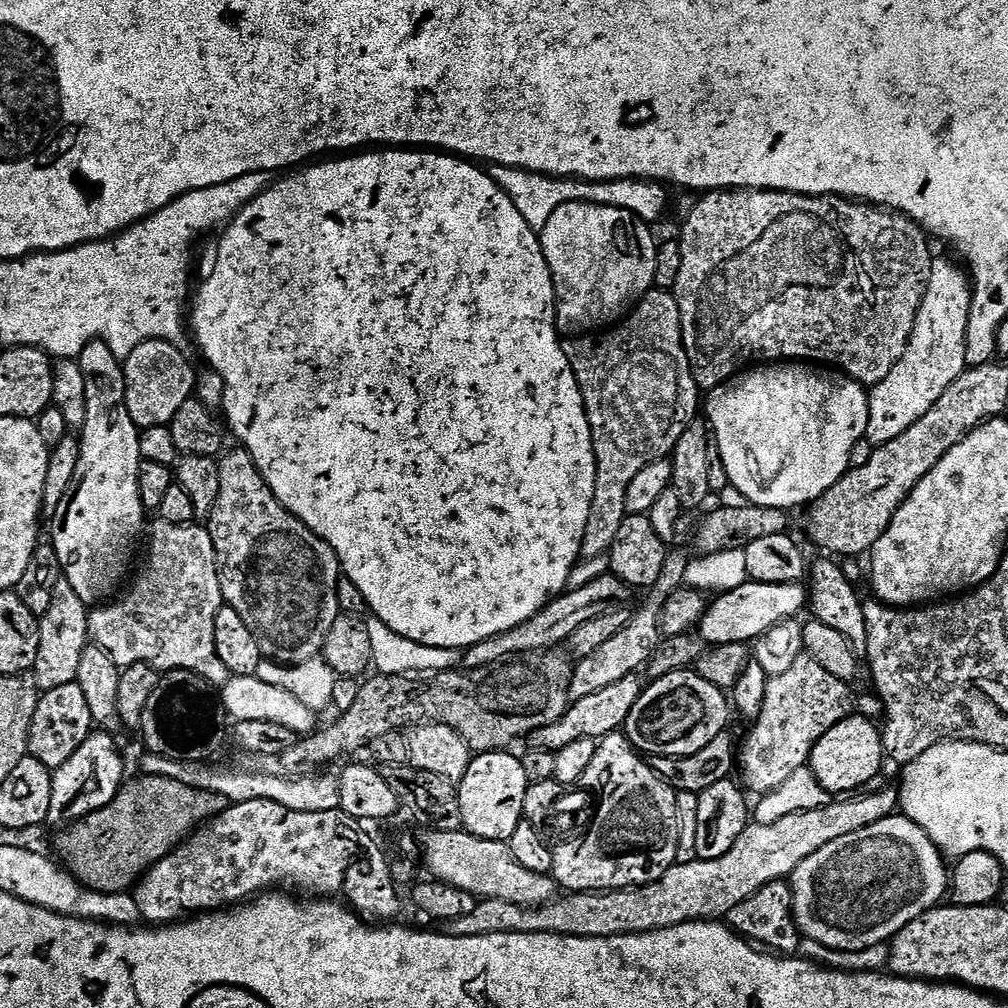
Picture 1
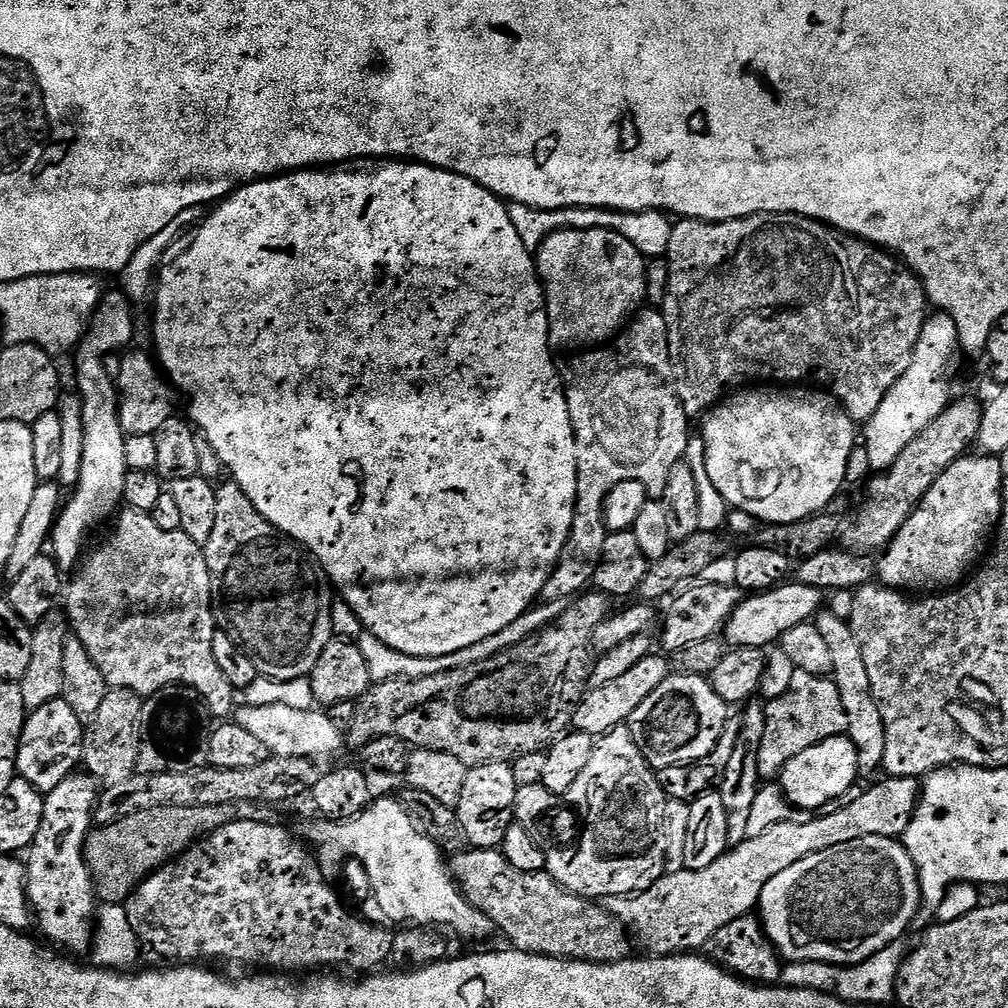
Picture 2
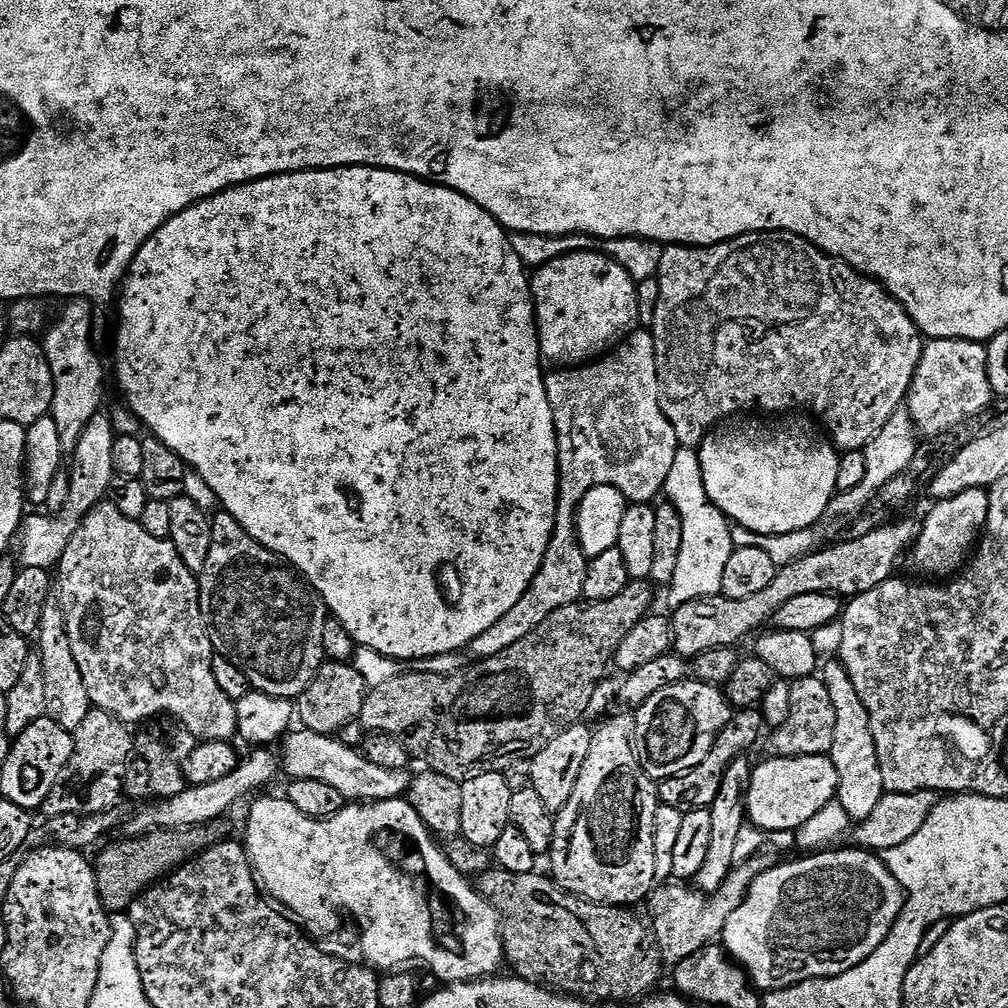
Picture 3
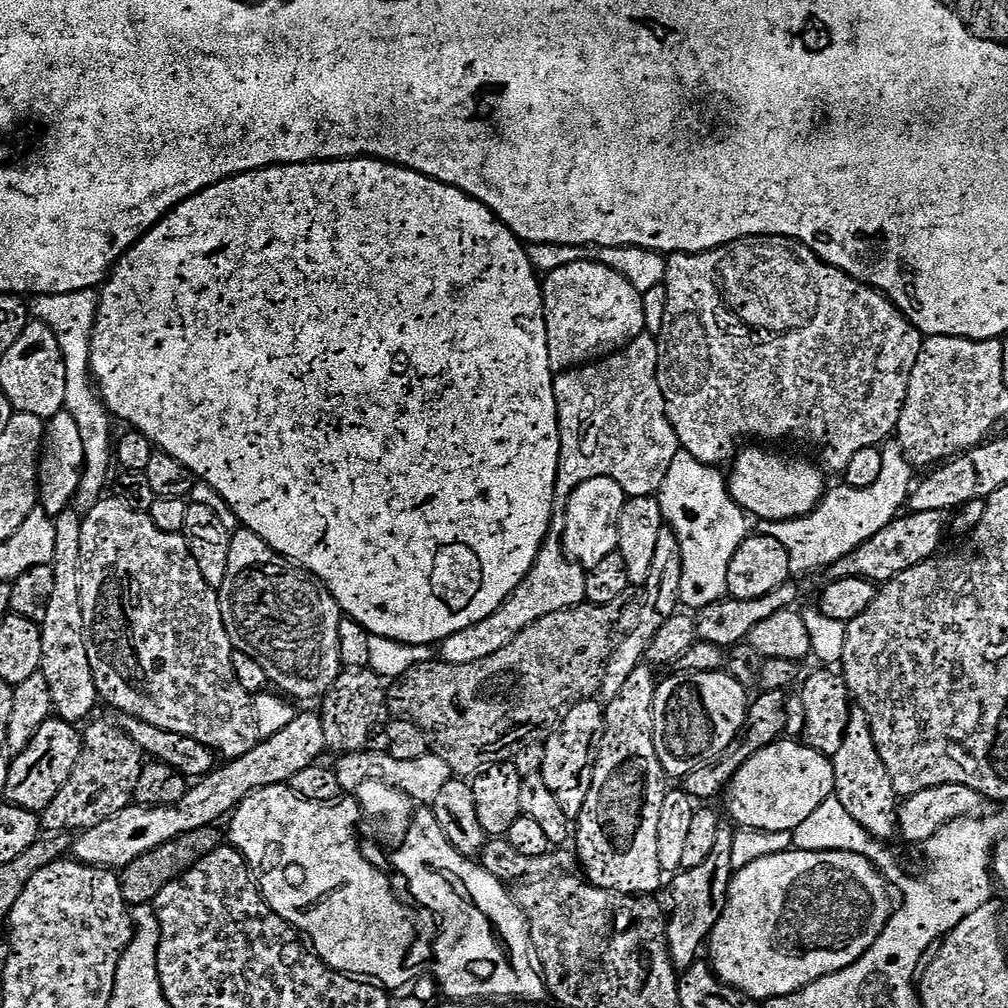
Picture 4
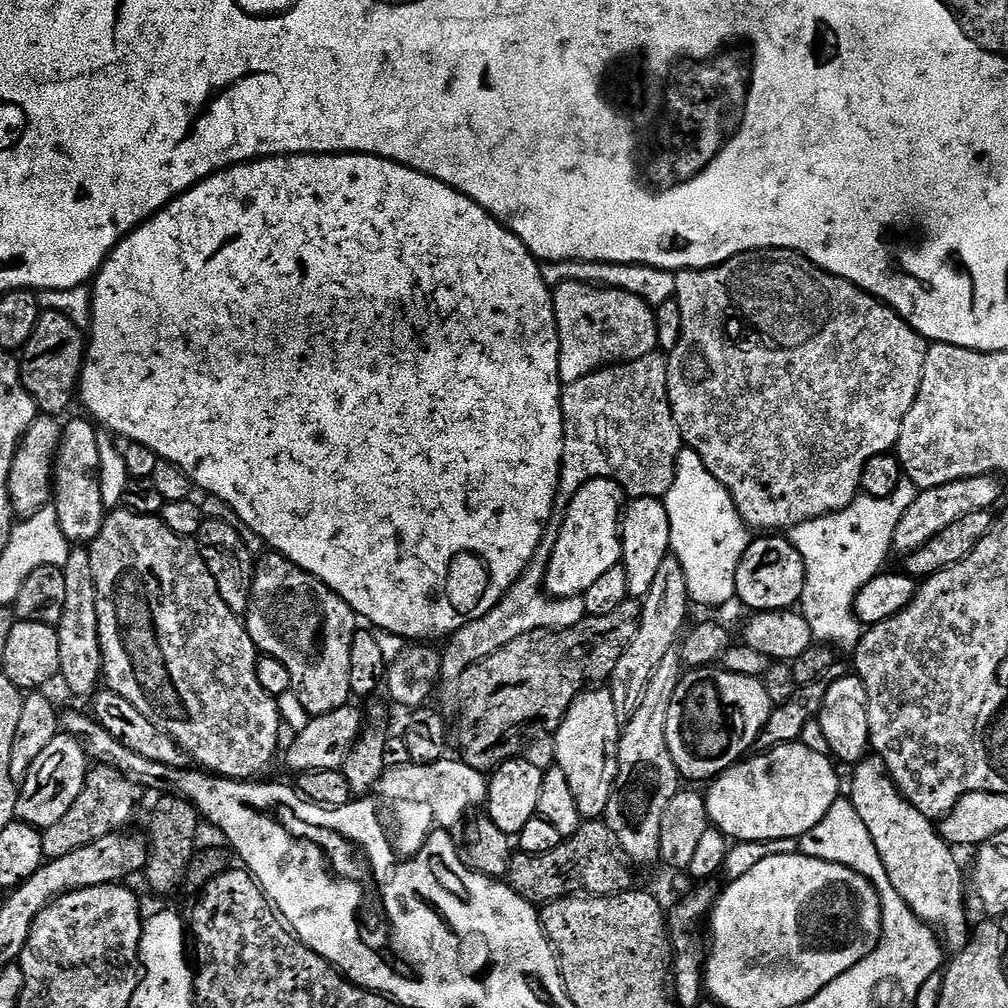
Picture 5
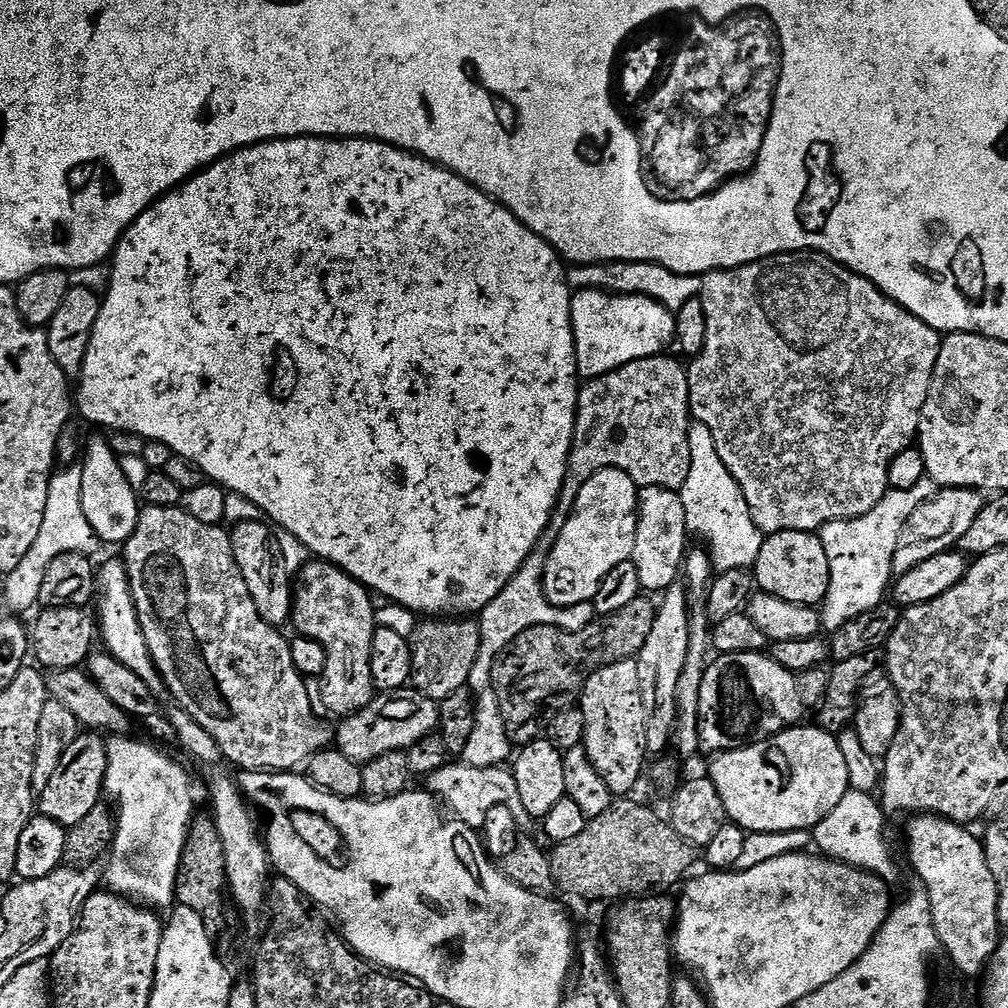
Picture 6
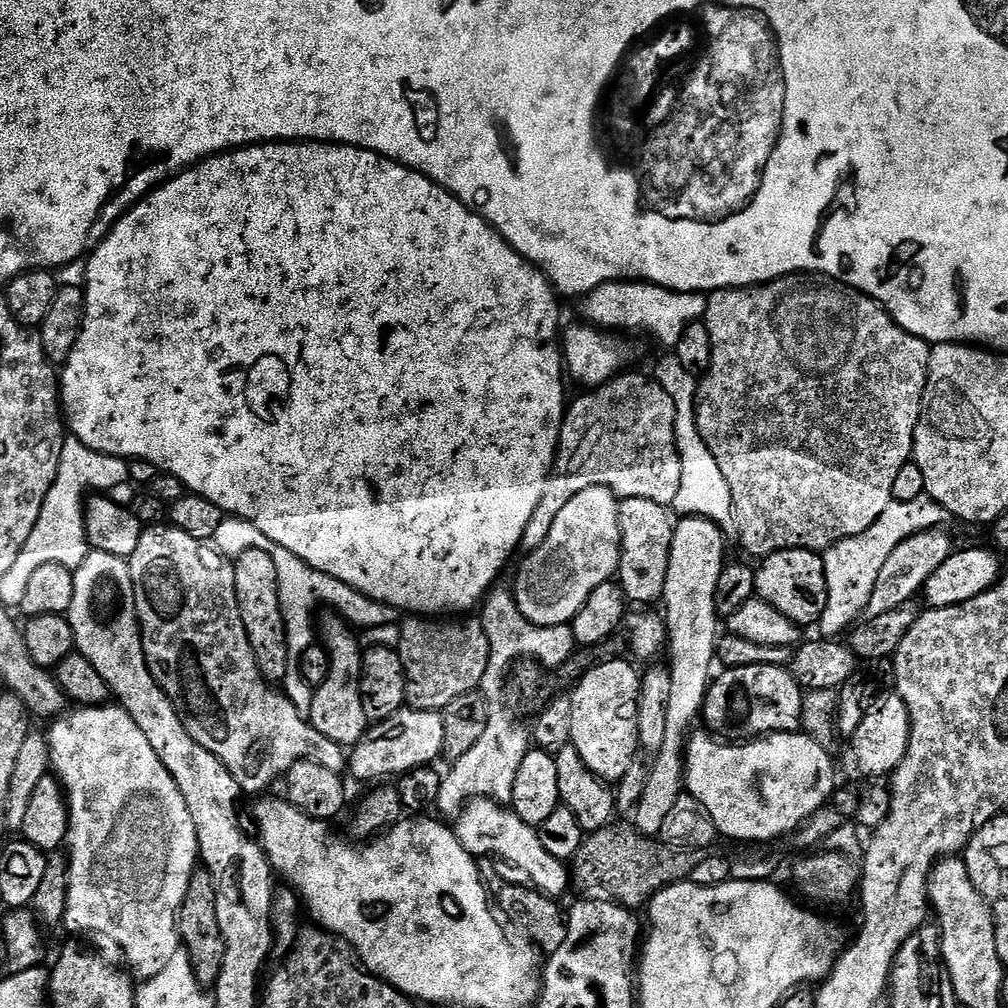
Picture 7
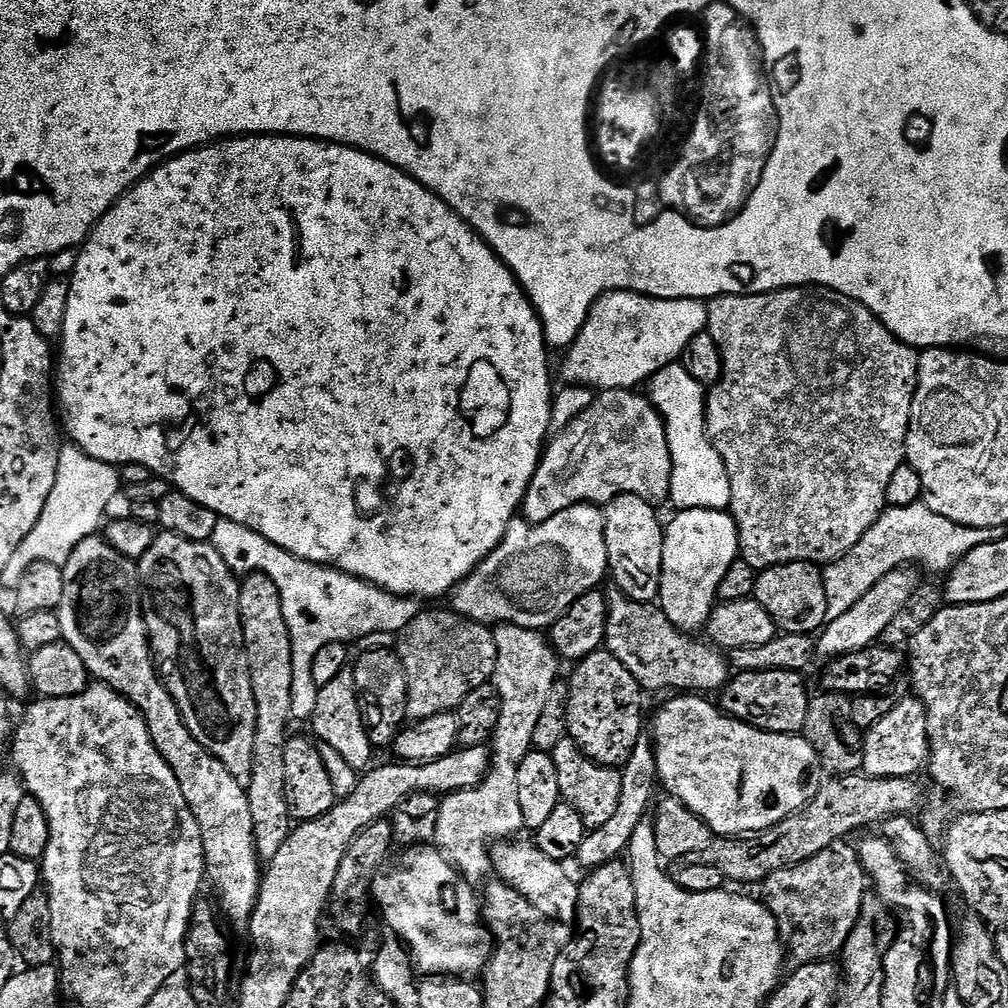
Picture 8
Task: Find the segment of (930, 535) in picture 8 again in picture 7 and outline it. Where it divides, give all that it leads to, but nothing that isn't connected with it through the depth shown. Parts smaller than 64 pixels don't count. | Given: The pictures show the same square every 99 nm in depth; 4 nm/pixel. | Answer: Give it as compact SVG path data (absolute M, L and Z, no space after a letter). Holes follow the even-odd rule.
M919 494L910 502L889 503L887 510L878 518L878 522L874 522L874 526L870 526L870 530L854 538L840 540L827 549L822 559L828 597L818 621L819 635L836 638L845 633L867 609L870 594L874 594L874 586L878 582L878 573L882 571L882 566L886 566L886 558L890 558L890 554L894 554L894 550L898 550L906 538L917 536L919 532L943 529L944 523L949 523L949 520L948 511L941 504L926 494Z

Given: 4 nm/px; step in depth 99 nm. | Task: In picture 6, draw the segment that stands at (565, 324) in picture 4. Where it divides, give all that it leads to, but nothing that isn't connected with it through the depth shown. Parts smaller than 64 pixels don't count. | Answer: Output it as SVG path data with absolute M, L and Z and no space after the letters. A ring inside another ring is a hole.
M602 290L577 291L572 296L570 317L575 375L584 382L597 380L630 362L661 355L671 345L676 329L675 315L665 312L647 297L617 296Z

